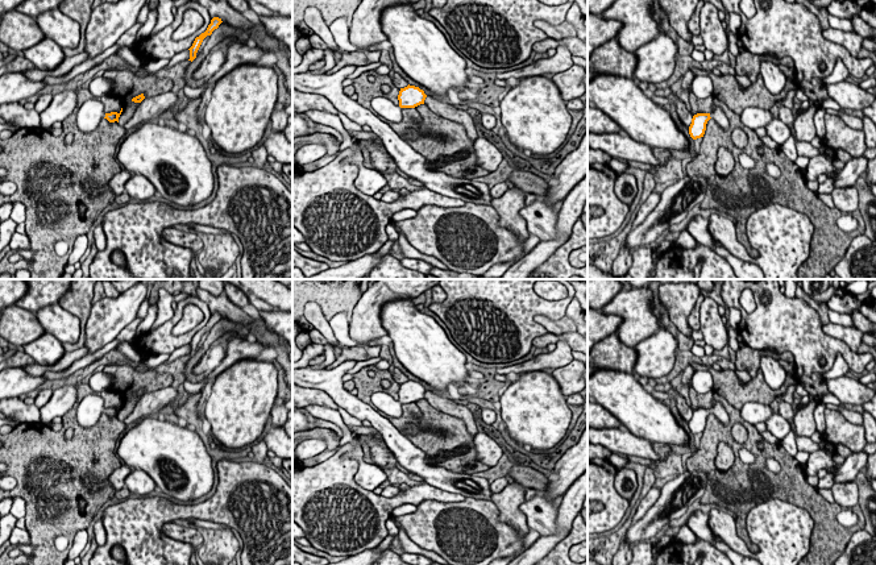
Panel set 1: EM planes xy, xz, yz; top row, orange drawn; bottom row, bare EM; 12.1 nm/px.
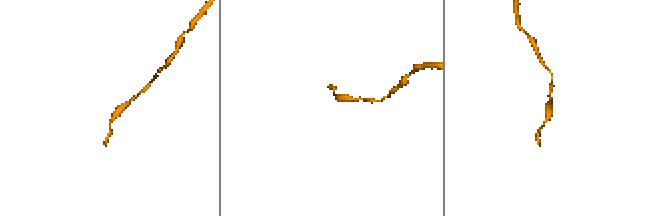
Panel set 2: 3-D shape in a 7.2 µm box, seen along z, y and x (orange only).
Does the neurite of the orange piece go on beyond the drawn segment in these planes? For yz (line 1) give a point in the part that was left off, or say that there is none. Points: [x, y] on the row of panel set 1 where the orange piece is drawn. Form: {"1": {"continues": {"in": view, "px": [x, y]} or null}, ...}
{"1": {"continues": {"in": "yz", "px": [717, 115]}}}

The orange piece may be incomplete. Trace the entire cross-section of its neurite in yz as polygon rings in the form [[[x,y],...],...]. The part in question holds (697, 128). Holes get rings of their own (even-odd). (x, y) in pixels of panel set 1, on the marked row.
[[[713,105],[711,113],[697,113],[692,119],[692,124],[689,126],[689,134],[693,140],[701,138],[705,134],[707,121],[713,119],[718,126],[723,130],[727,130],[730,126],[726,115],[722,108],[718,105]]]

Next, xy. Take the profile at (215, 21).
[[[213,17],[213,18],[211,20],[211,24],[208,25],[207,30],[205,30],[204,33],[202,33],[199,37],[196,37],[195,41],[194,41],[194,43],[192,43],[192,46],[188,49],[188,50],[190,50],[190,59],[188,59],[188,61],[192,62],[192,61],[196,58],[196,53],[198,53],[198,50],[199,50],[199,47],[200,47],[203,40],[204,40],[207,36],[211,36],[212,32],[213,32],[215,29],[217,29],[221,22],[223,22],[223,21],[221,21],[221,18],[219,18],[219,17]]]

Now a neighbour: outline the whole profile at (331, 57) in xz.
[[[325,49],[325,66],[320,70],[312,70],[308,72],[311,74],[325,74],[328,70],[331,70],[332,67],[335,67],[335,65],[341,59],[342,54],[337,53],[337,51],[332,51],[331,49]]]

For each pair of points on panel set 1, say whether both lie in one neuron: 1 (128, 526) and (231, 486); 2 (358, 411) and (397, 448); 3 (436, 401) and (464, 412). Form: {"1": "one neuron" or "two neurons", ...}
{"1": "one neuron", "2": "one neuron", "3": "one neuron"}

